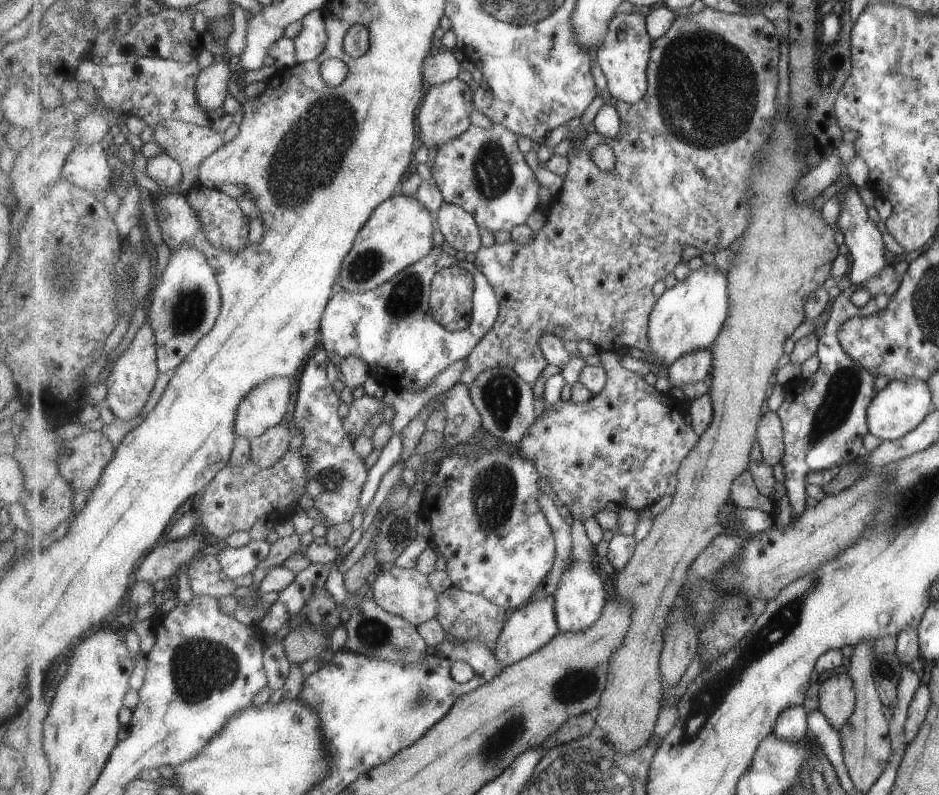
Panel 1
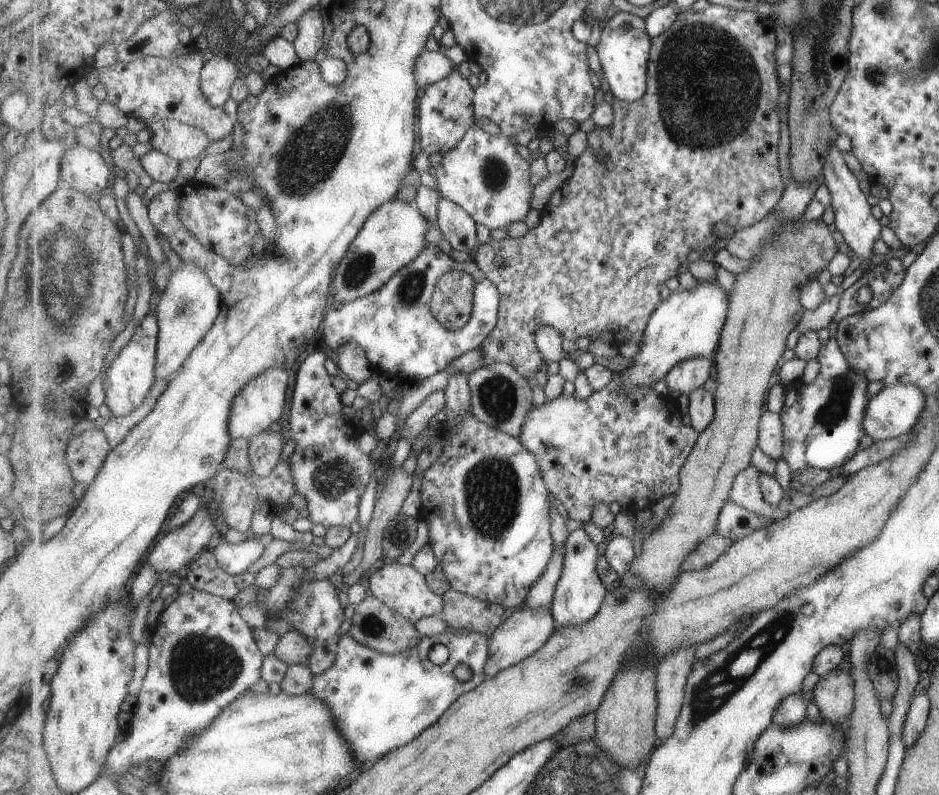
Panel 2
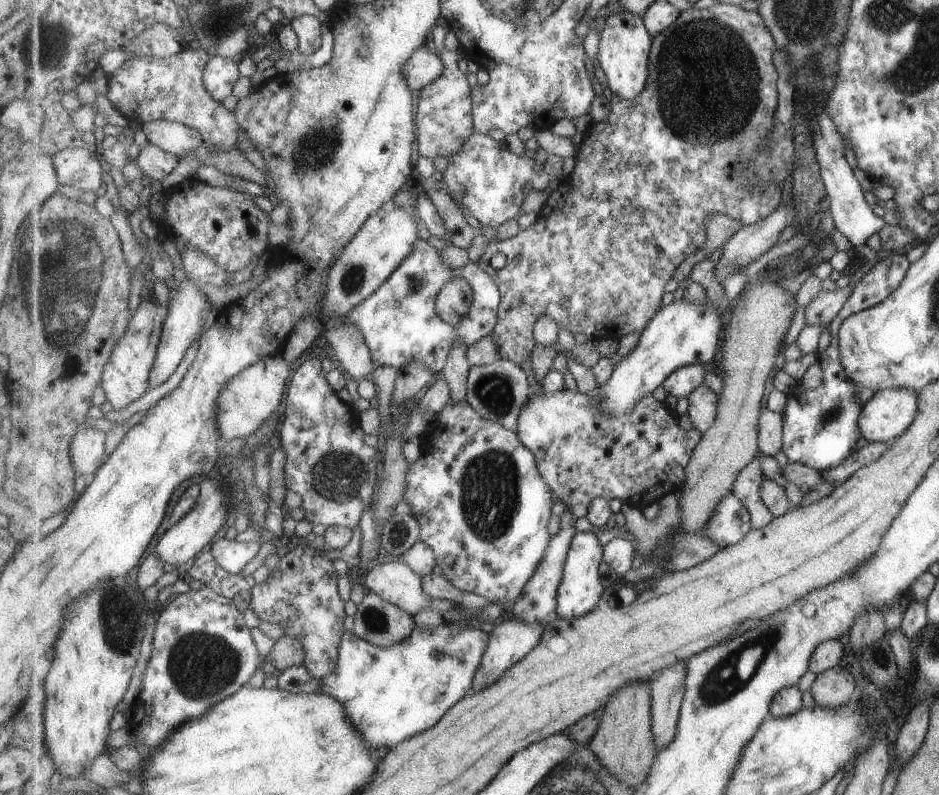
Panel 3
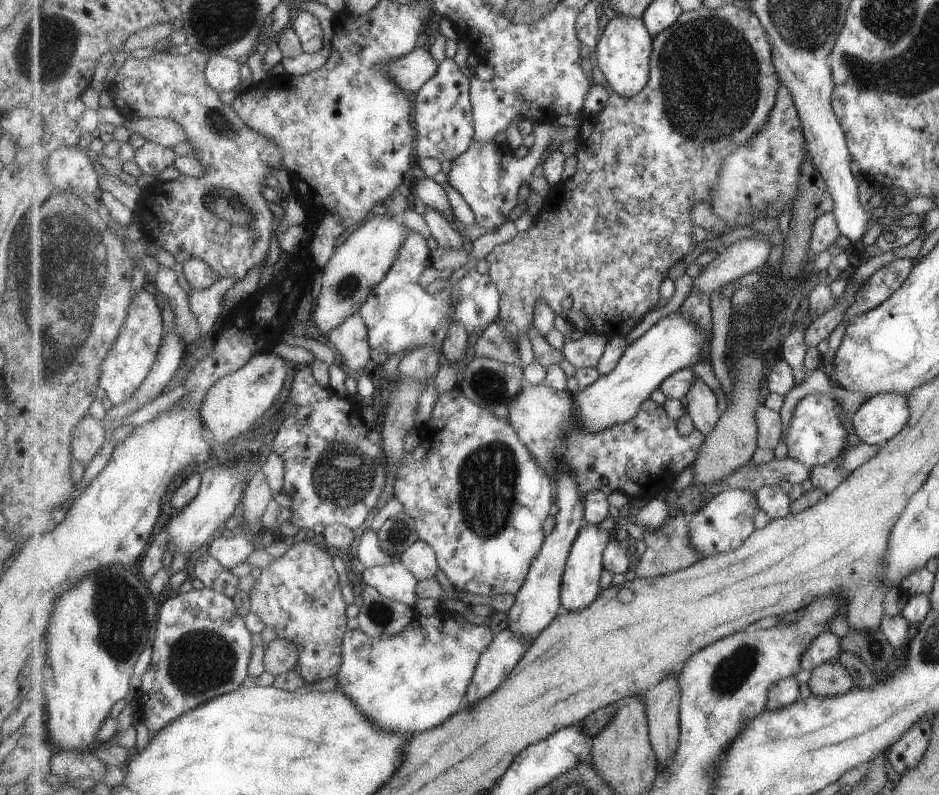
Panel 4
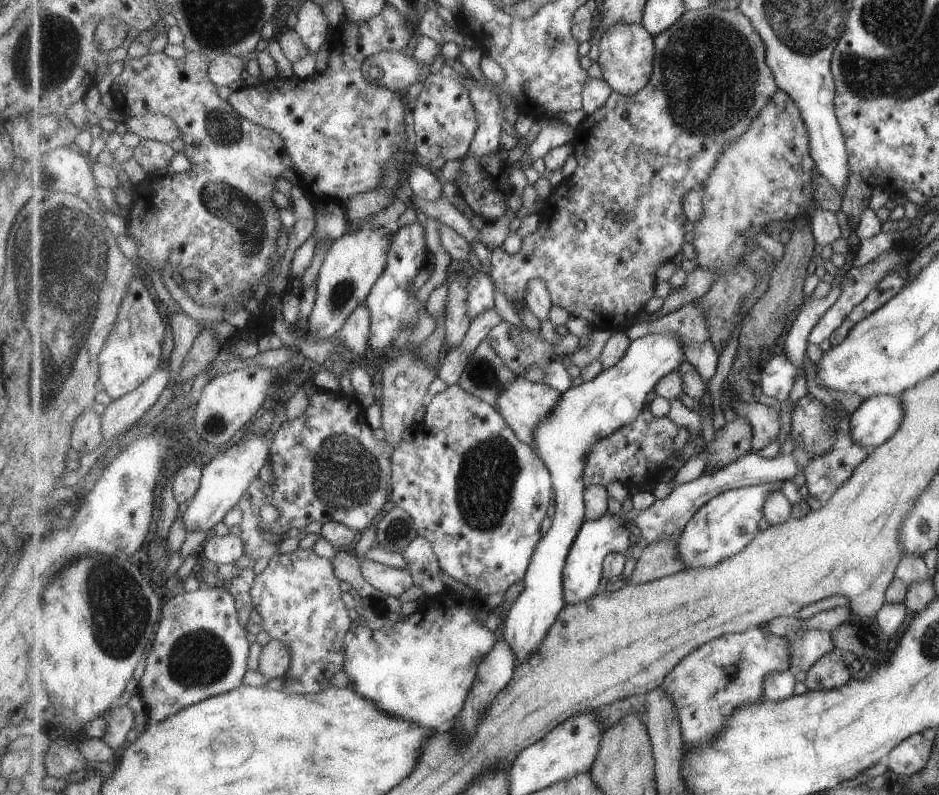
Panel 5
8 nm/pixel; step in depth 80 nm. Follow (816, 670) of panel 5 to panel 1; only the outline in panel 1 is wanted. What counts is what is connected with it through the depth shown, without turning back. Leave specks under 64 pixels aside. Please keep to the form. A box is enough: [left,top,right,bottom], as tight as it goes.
[820,673,857,731]

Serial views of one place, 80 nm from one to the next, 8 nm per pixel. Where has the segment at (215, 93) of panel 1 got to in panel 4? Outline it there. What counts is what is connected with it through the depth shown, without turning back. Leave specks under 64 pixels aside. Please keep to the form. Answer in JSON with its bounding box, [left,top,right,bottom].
[206,55,242,93]

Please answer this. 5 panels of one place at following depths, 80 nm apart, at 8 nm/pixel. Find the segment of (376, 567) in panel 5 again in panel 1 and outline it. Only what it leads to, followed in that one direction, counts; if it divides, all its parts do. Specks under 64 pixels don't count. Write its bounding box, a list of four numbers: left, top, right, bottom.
[372,565,439,627]

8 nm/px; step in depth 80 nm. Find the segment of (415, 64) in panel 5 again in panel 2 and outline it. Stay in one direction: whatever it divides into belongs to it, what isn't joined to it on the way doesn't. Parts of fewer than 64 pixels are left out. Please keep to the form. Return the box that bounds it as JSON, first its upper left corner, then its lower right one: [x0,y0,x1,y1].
[415,49,455,88]

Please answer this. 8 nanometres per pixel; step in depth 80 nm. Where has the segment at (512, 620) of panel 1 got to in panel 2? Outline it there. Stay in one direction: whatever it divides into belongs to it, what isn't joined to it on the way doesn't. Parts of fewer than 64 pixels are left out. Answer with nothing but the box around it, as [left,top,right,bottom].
[484,608,557,678]

